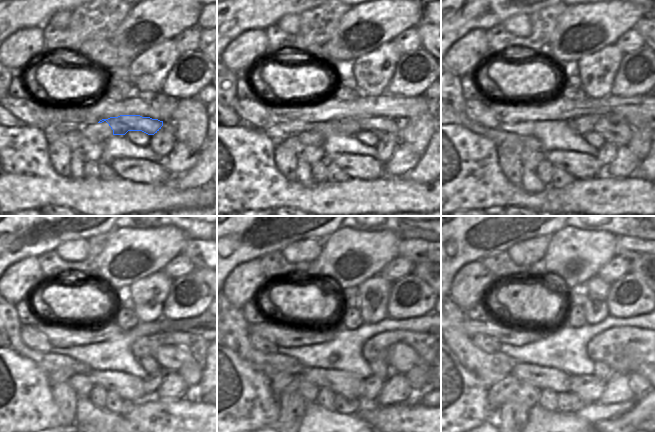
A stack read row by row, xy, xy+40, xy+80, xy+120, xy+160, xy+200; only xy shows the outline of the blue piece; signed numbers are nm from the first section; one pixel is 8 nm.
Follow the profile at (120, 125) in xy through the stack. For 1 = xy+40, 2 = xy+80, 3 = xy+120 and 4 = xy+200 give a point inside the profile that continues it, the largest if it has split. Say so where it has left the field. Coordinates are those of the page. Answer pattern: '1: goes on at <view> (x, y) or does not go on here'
1: goes on at xy+40 (384, 128)
2: goes on at xy+80 (619, 133)
3: goes on at xy+120 (169, 357)
4: goes on at xy+200 (644, 370)

